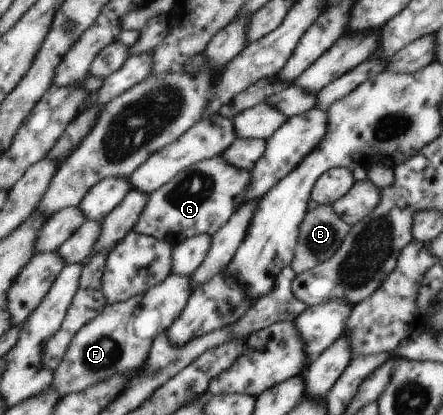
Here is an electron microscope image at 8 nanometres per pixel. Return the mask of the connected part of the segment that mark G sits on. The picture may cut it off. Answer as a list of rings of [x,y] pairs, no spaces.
[[[221,156],[196,162],[175,174],[169,182],[165,182],[149,193],[149,204],[145,208],[145,212],[141,214],[134,230],[157,240],[165,240],[172,246],[199,234],[213,236],[245,202],[245,194],[248,193],[249,174],[251,174],[250,170],[241,170],[241,168],[231,166]]]

